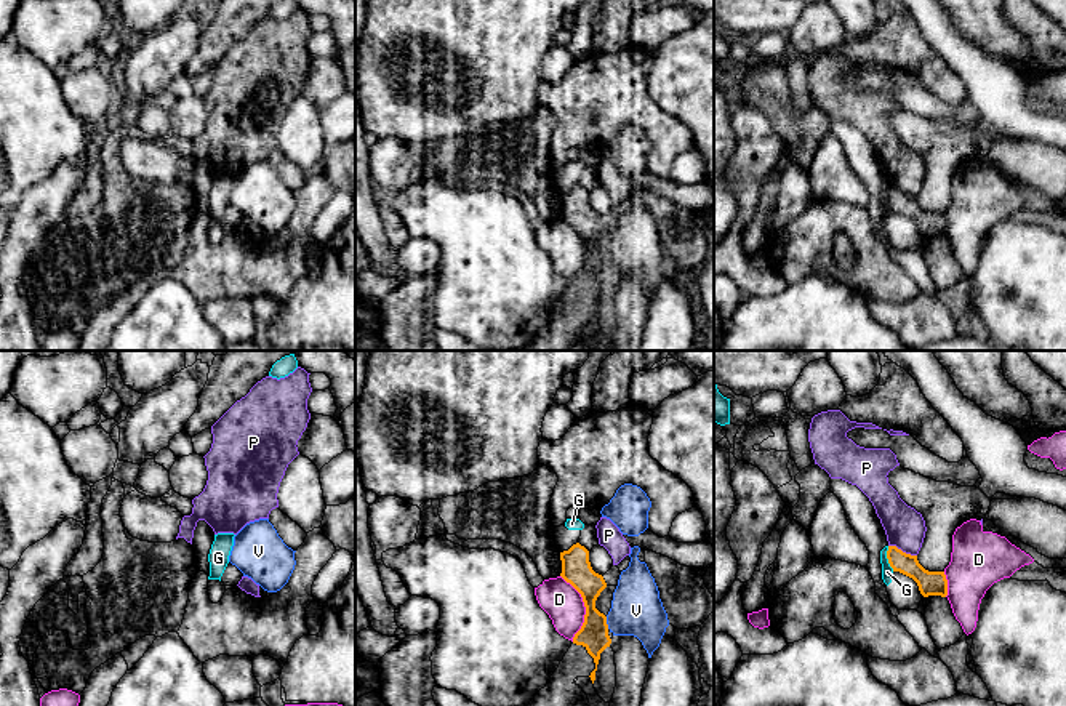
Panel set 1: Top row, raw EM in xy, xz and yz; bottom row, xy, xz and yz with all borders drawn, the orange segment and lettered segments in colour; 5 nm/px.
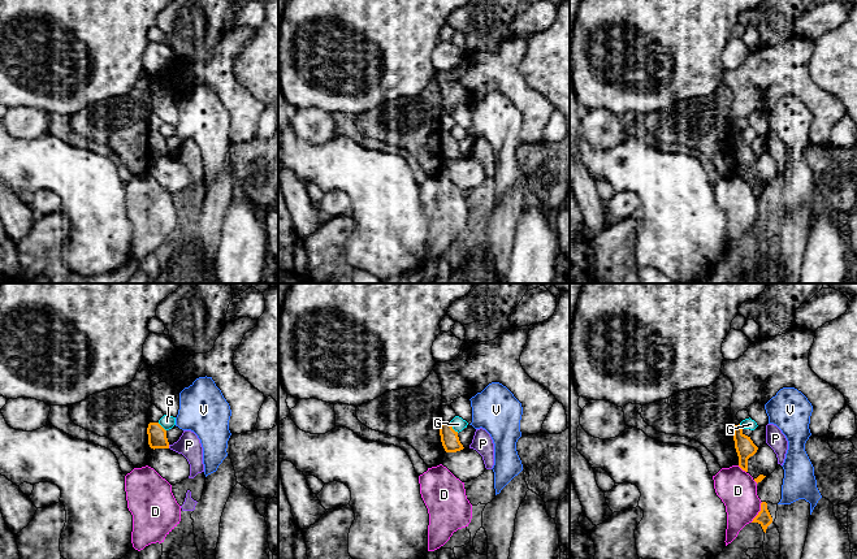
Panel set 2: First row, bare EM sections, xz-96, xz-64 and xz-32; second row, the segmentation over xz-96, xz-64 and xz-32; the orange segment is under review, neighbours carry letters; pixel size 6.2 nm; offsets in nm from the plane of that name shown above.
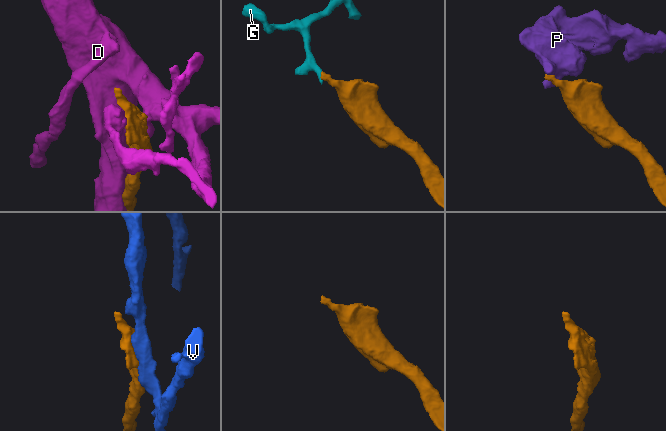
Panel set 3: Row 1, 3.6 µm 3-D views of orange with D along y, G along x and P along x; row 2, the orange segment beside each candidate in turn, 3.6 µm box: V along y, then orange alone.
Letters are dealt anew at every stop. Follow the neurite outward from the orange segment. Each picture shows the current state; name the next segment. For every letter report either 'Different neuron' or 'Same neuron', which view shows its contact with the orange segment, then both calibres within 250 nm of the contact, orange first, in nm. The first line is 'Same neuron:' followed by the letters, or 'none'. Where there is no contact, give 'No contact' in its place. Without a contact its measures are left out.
Same neuron: none
D: Different neuron. Touches orange in xz. Thickness 150 nm (orange) against 190 nm
G: Different neuron. Touches orange in yz. Thickness 120 nm (orange) against 60 nm
P: Different neuron. Touches orange in yz. Thickness 130 nm (orange) against 200 nm
V: Different neuron. Touches orange in xz. Thickness 140 nm (orange) against 260 nm

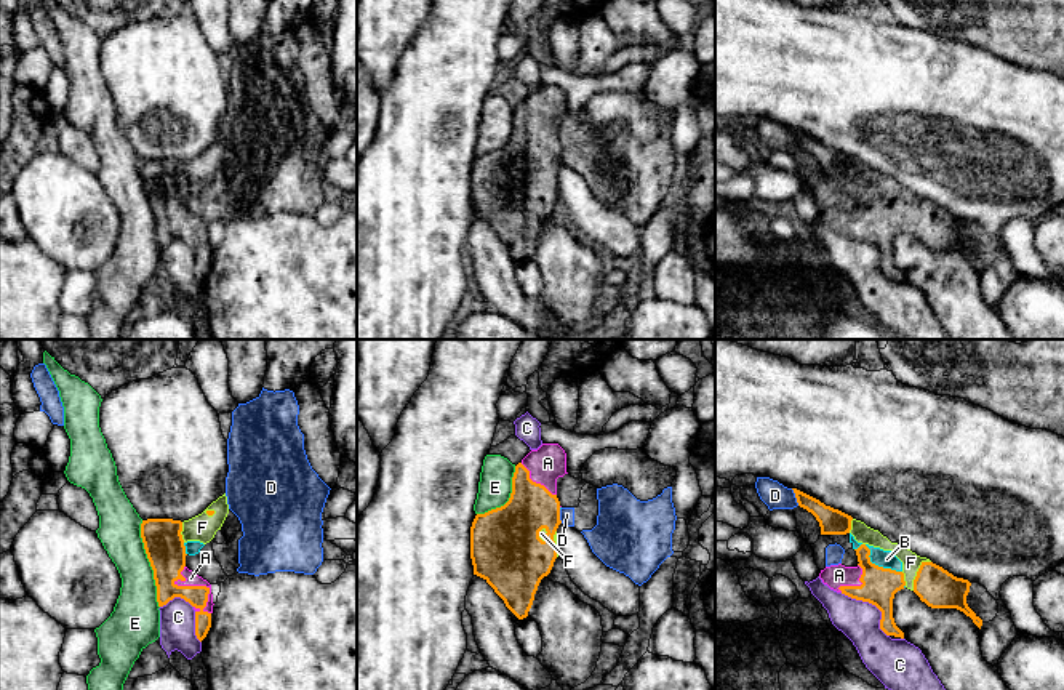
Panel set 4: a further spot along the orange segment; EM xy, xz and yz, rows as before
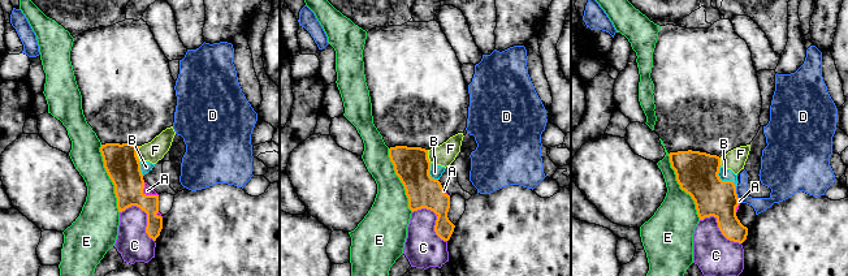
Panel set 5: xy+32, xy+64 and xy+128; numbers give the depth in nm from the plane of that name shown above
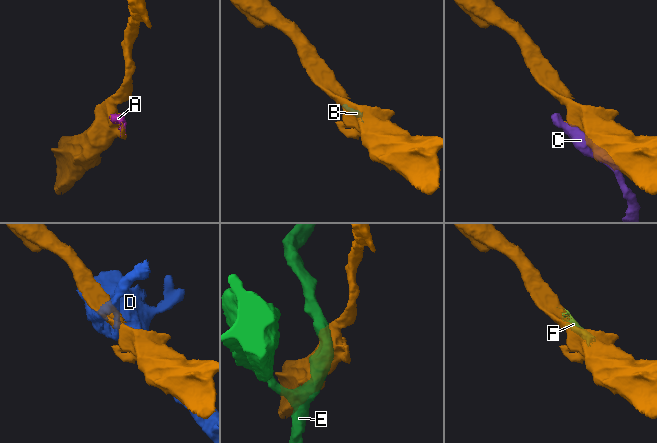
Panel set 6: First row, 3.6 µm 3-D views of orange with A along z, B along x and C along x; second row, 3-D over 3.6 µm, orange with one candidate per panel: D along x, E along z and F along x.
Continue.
Same neuron: A, B, F
A: Same neuron. Touches orange in xy. Thickness 200 nm (orange) against 60 nm
B: Same neuron. Touches orange in yz. Thickness 180 nm (orange) against 90 nm
C: Different neuron. Touches orange in yz. Thickness 180 nm (orange) against 200 nm
D: Different neuron. Touches orange in yz. Thickness 130 nm (orange) against 140 nm
E: Different neuron. Touches orange in xy. Thickness 200 nm (orange) against 220 nm
F: Same neuron. Touches orange in yz. Thickness 200 nm (orange) against 100 nm

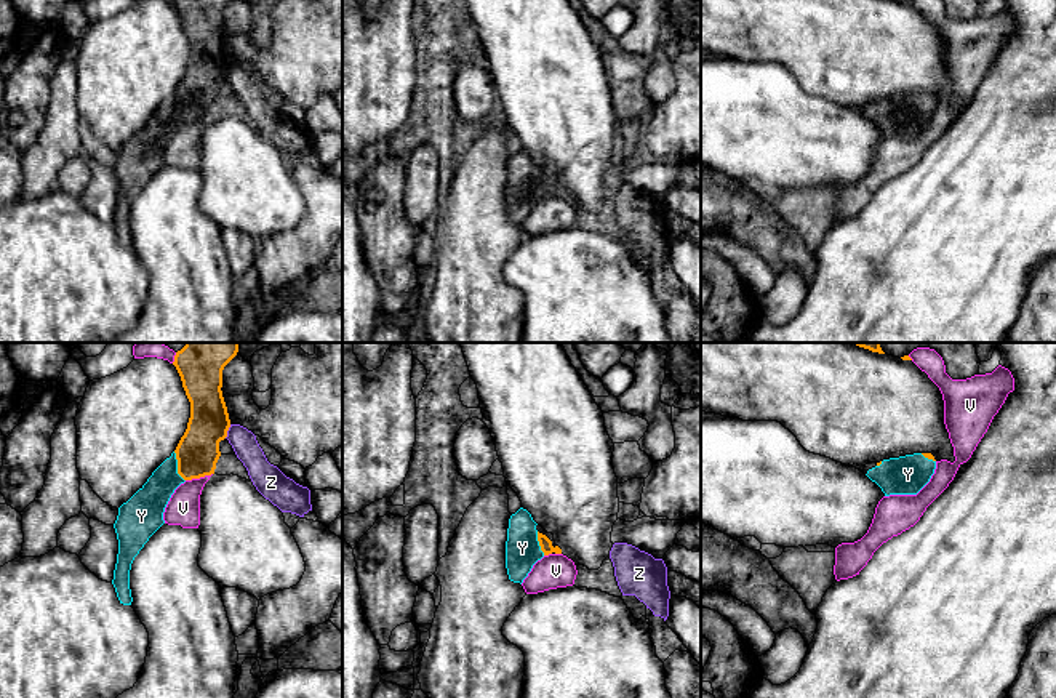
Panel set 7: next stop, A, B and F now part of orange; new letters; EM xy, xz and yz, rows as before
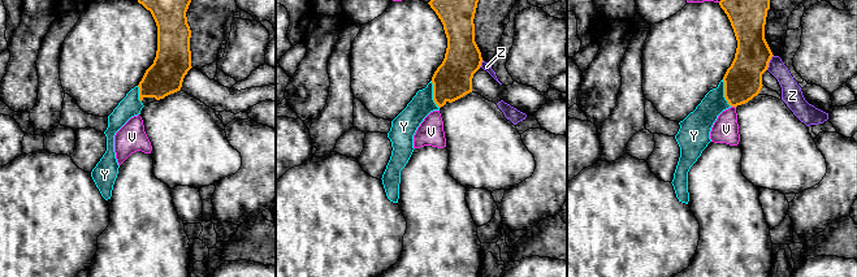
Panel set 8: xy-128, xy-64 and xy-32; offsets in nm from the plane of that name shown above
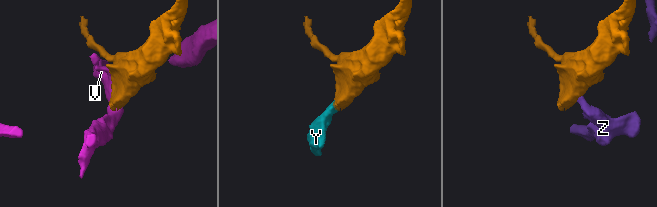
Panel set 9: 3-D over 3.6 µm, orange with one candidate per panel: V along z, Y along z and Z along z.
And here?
Same neuron: Y
V: Different neuron. Touches orange in xy. Thickness 220 nm (orange) against 160 nm
Y: Same neuron. Touches orange in xy. Thickness 220 nm (orange) against 180 nm
Z: Different neuron. Touches orange in xy. Thickness 220 nm (orange) against 130 nm

